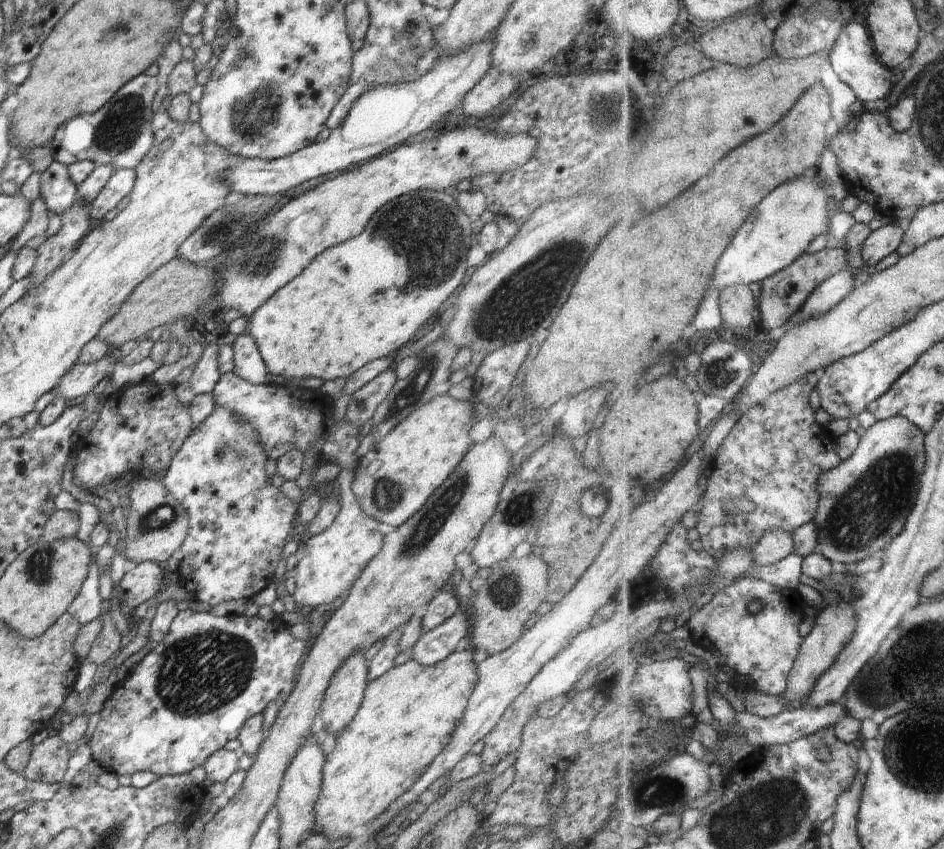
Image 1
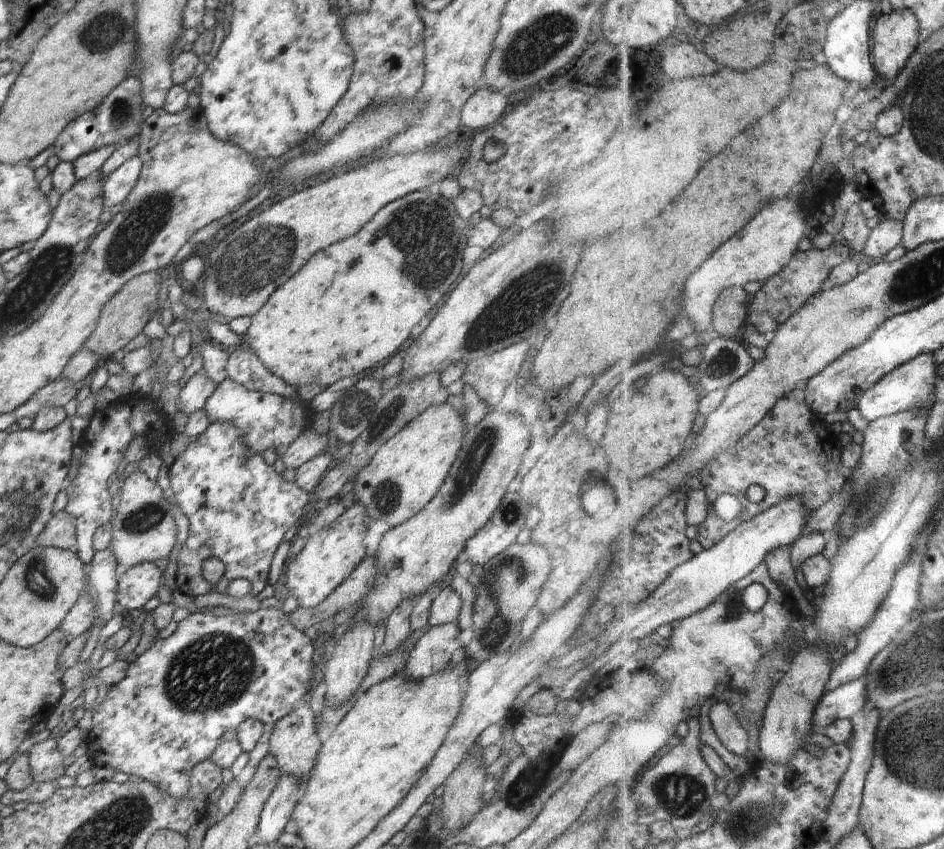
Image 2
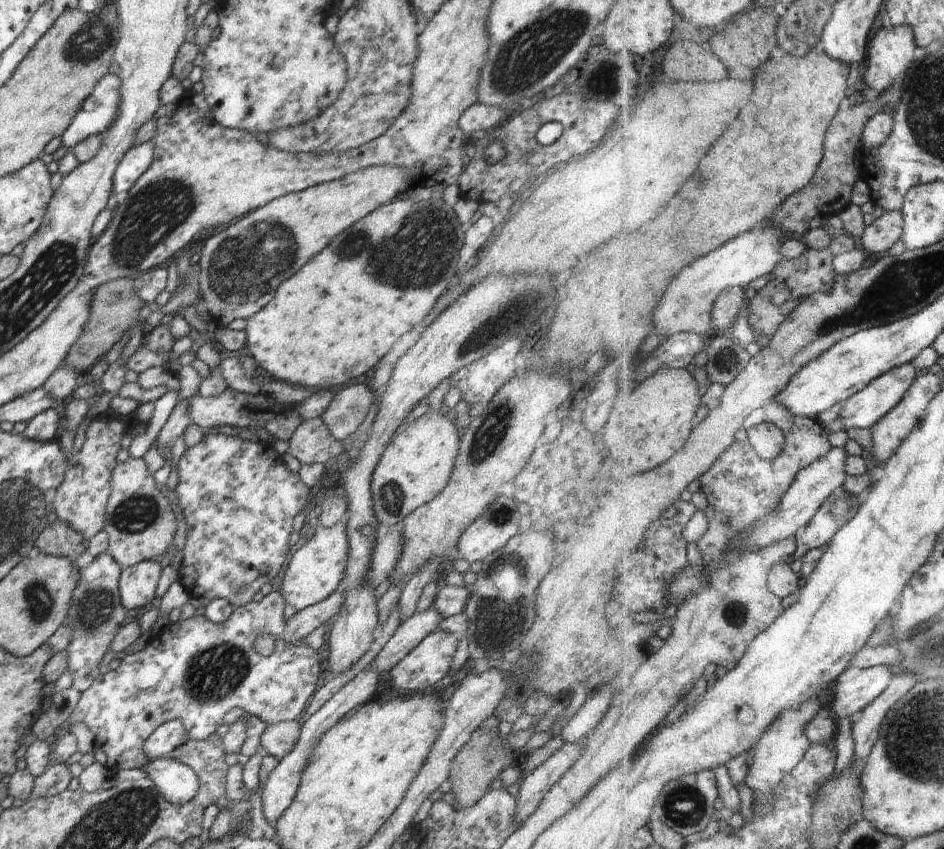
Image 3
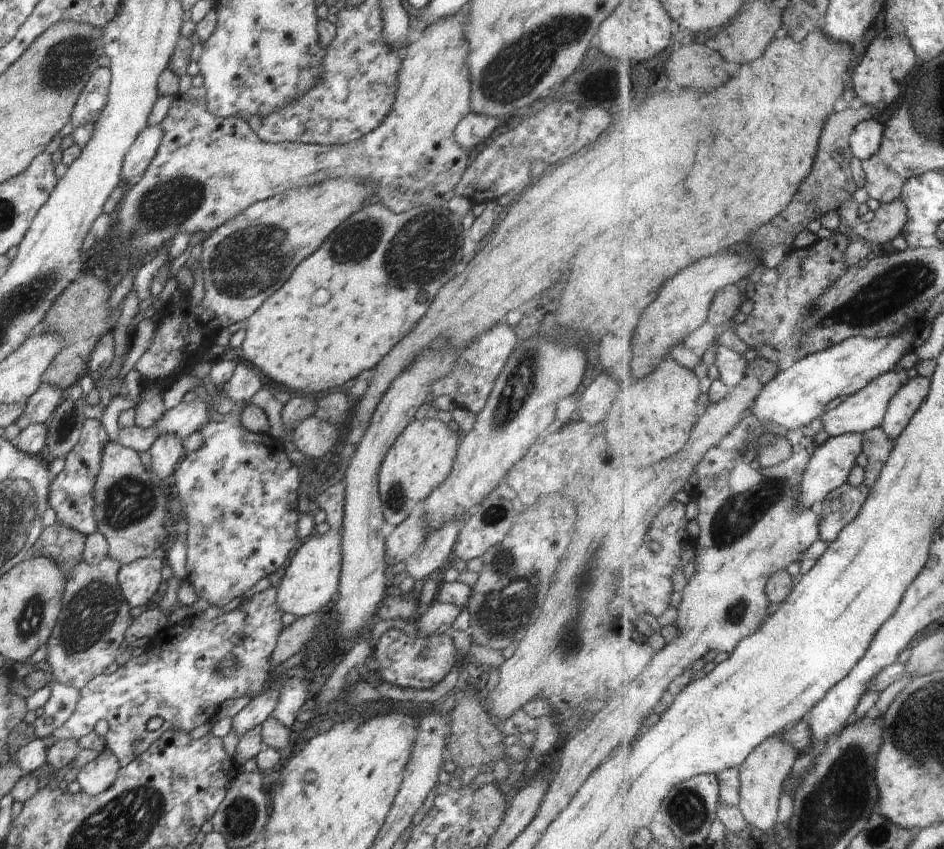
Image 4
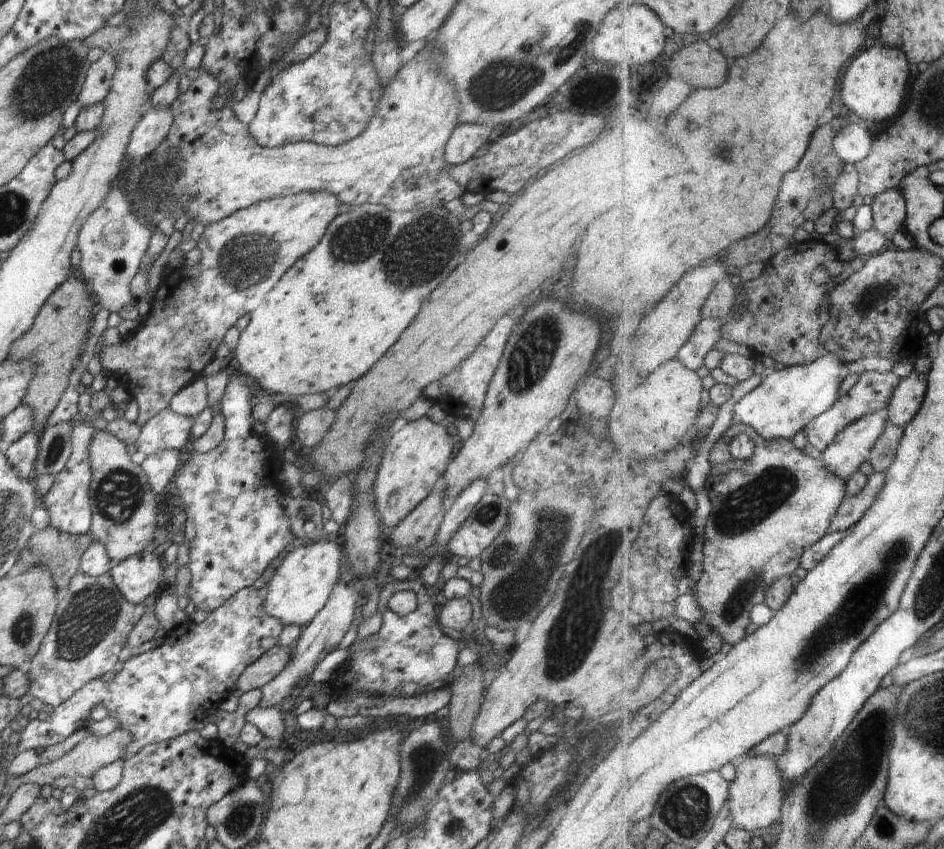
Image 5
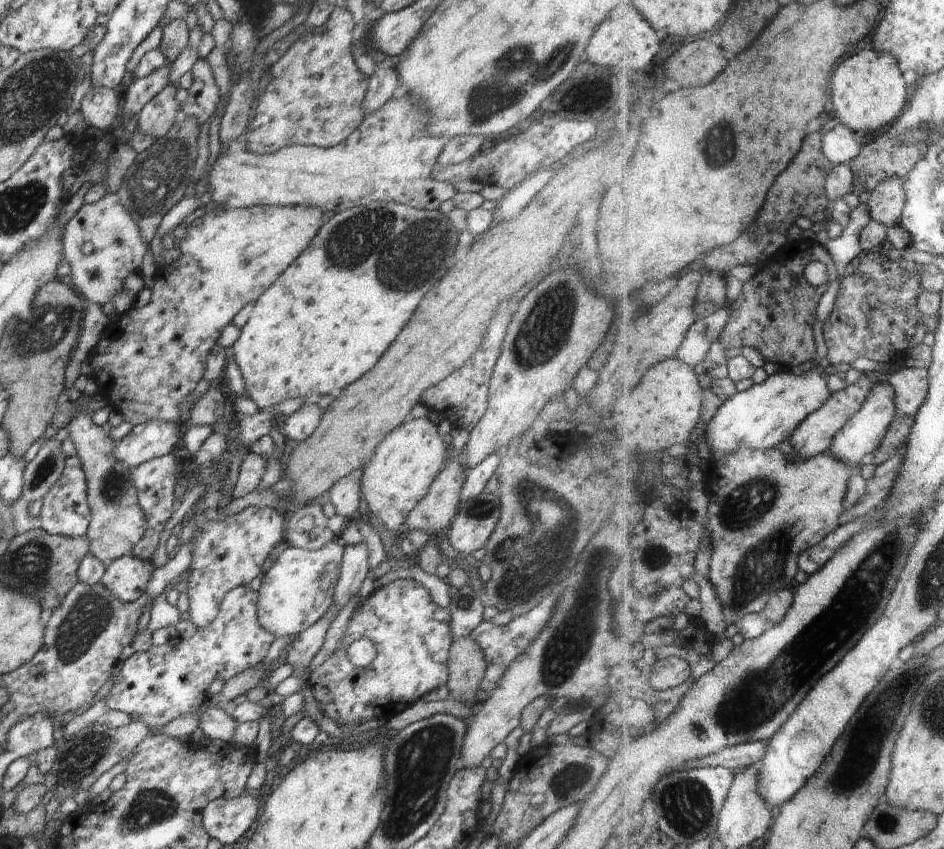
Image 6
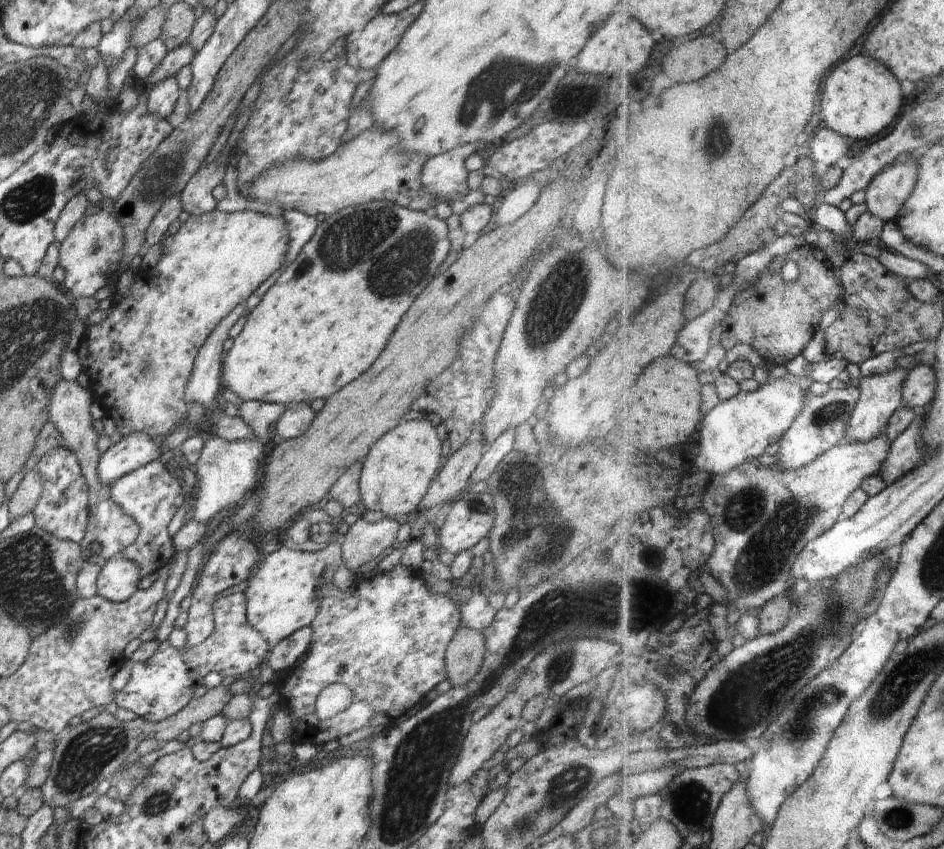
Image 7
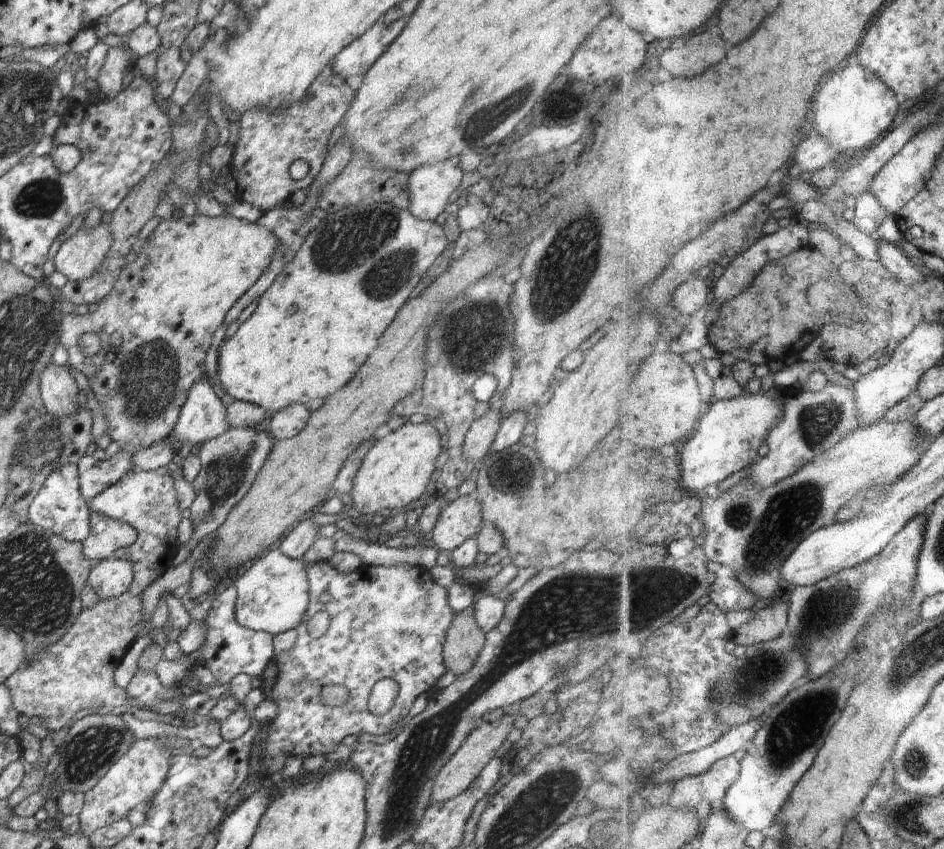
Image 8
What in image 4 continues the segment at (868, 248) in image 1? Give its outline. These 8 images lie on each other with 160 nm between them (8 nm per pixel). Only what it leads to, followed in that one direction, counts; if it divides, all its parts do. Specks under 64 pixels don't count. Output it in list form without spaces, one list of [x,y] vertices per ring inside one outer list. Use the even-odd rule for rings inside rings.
[[[900,198],[893,203],[881,203],[872,222],[862,220],[852,230],[874,245],[891,249],[892,243],[904,234],[908,225],[909,207]]]

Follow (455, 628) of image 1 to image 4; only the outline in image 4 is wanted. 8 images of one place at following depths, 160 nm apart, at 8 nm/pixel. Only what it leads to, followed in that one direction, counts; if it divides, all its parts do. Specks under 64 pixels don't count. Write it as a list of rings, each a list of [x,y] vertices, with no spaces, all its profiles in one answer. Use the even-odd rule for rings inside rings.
[[[388,629],[378,642],[372,644],[373,657],[380,664],[380,678],[392,686],[423,690],[436,686],[457,663],[457,650],[448,633],[438,633],[420,639],[405,634],[404,630]],[[428,648],[429,653],[422,656],[422,650]]]

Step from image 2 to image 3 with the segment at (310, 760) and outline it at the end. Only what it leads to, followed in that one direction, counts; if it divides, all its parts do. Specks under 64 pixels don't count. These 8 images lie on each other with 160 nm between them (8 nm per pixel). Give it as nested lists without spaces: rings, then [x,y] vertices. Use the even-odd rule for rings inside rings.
[[[303,720],[282,721],[270,725],[261,736],[261,744],[268,750],[268,754],[278,760],[292,752],[301,733]]]

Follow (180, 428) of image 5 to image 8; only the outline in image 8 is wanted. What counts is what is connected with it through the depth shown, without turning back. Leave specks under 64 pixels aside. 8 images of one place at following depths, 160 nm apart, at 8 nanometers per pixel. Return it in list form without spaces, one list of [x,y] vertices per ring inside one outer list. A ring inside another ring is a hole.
[[[121,450],[112,458],[94,460],[92,456],[84,456],[77,464],[80,494],[86,503],[96,498],[106,488],[113,486],[126,472],[132,469],[132,453]]]

